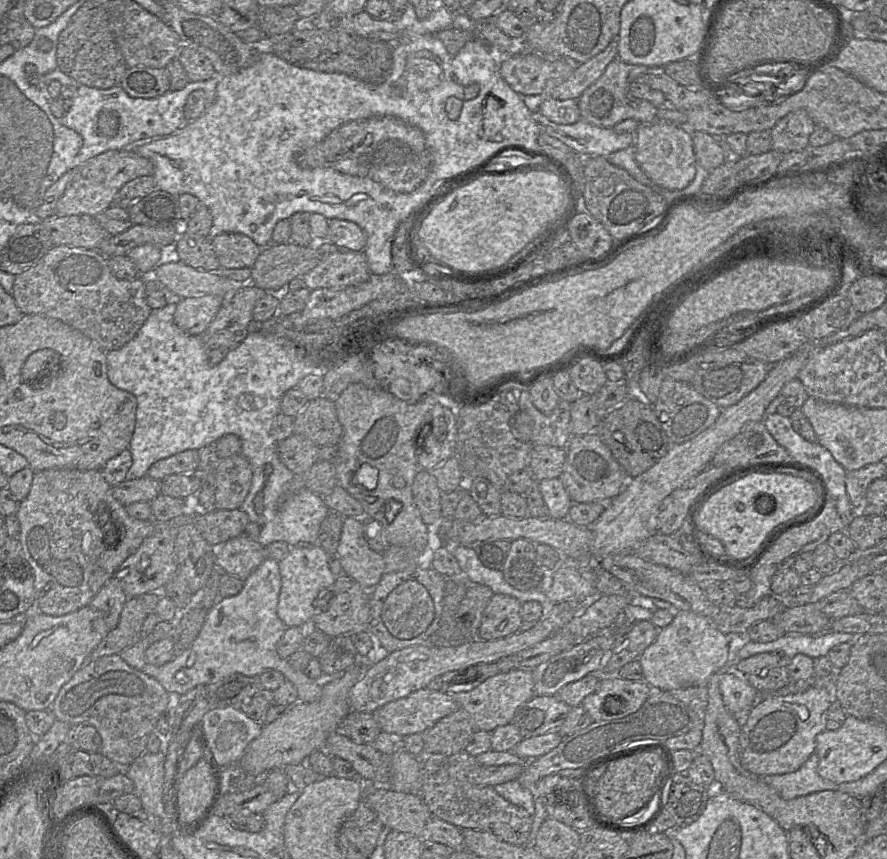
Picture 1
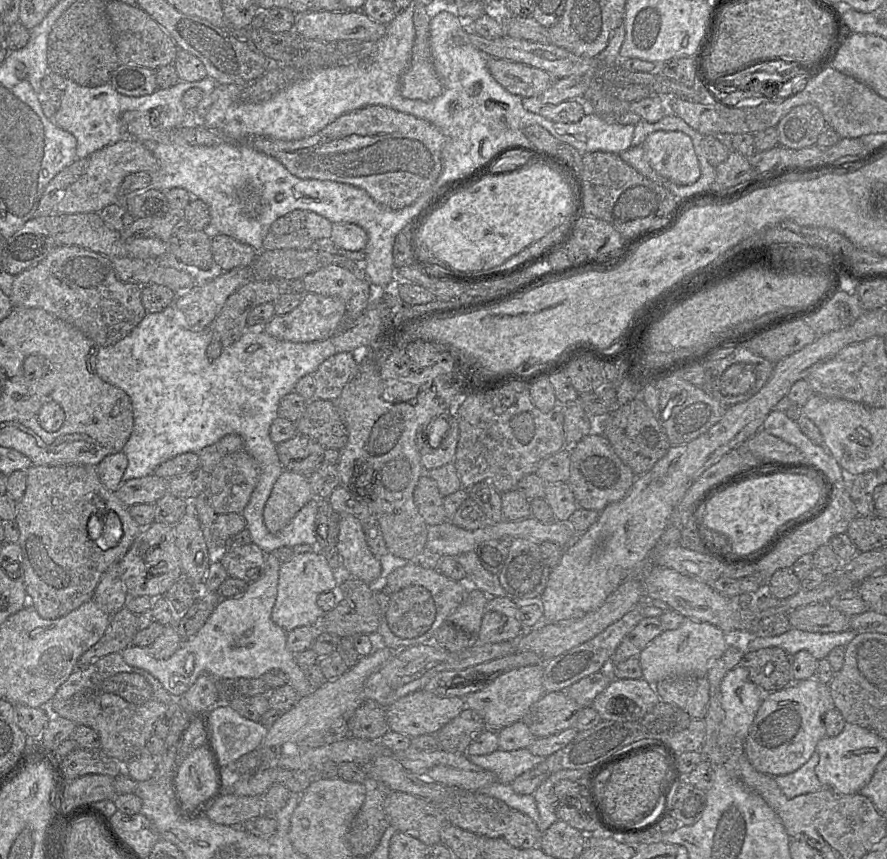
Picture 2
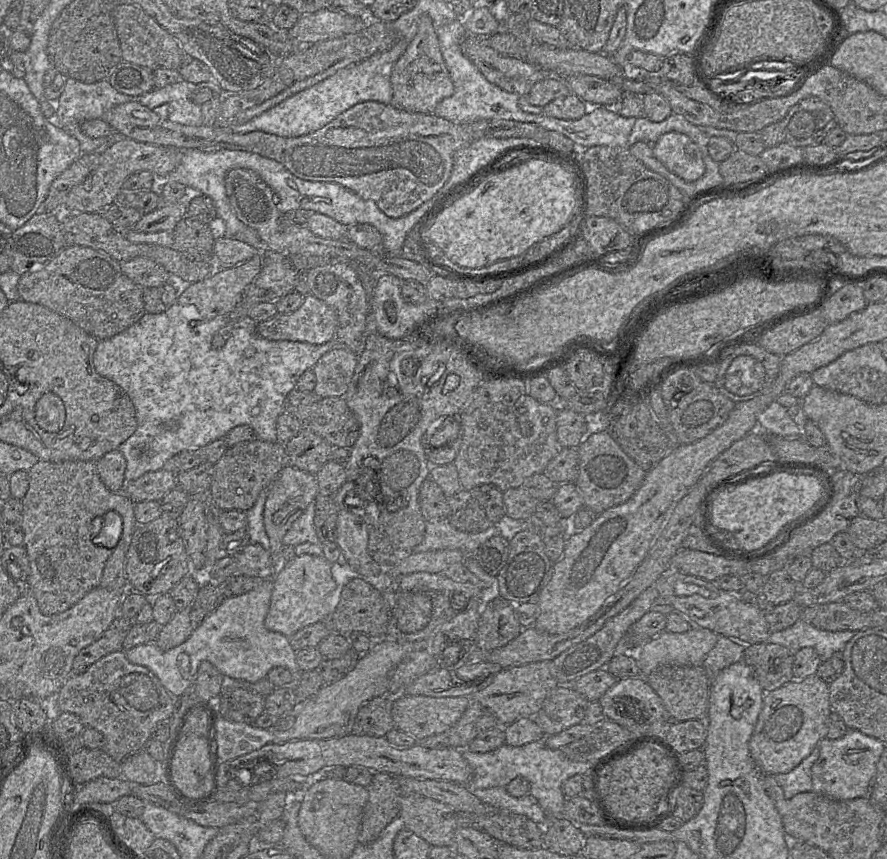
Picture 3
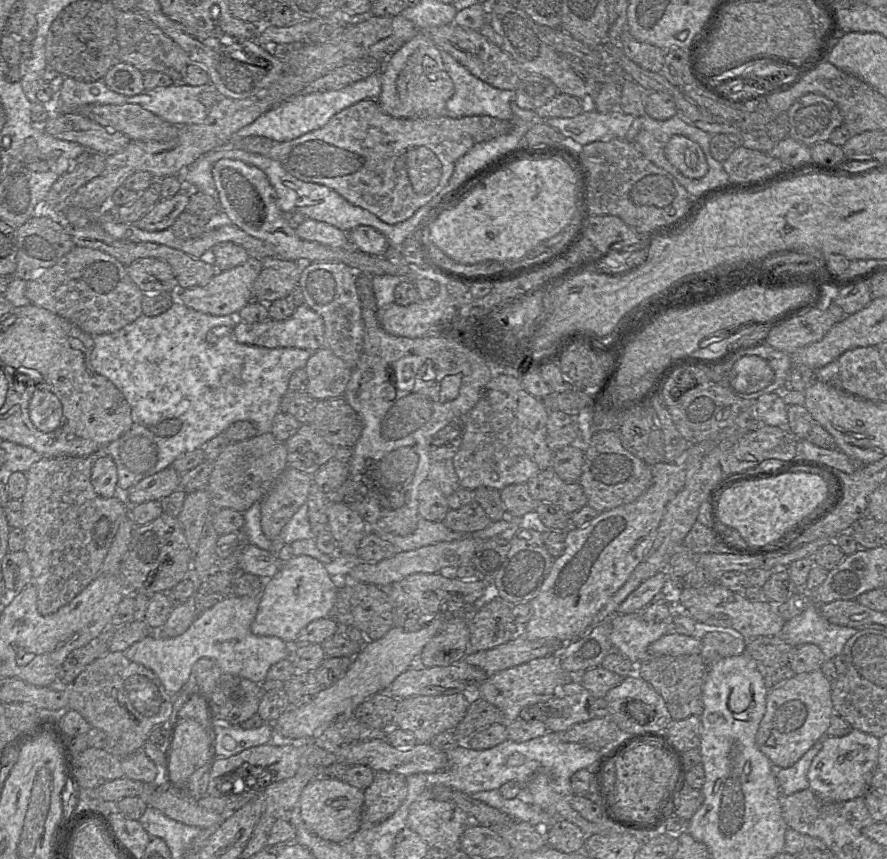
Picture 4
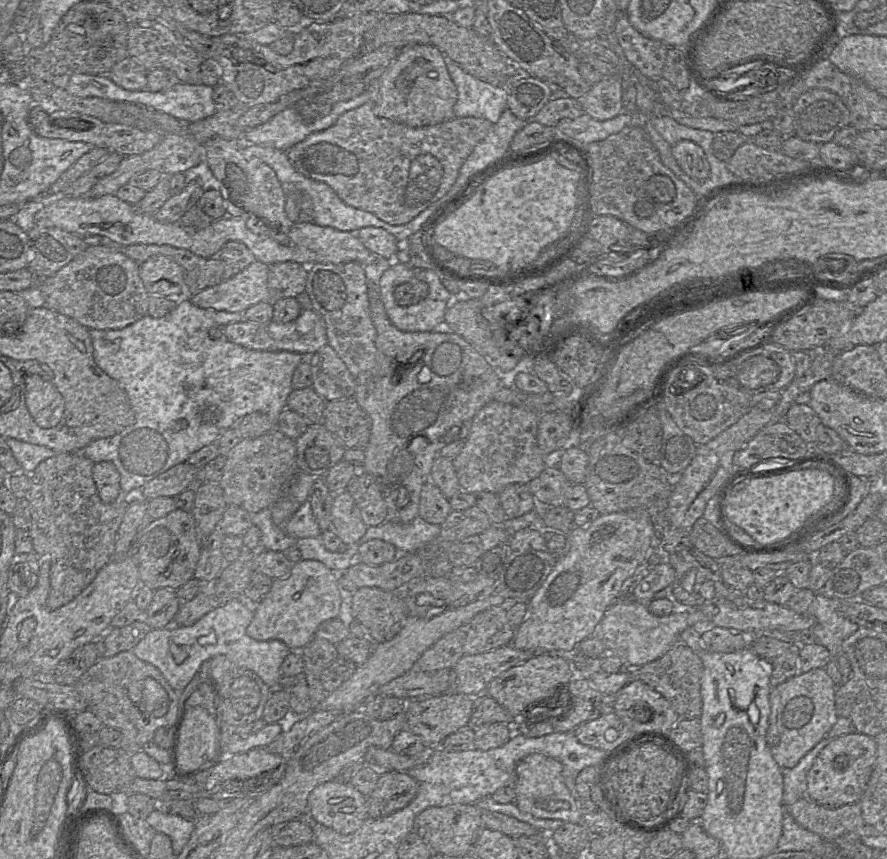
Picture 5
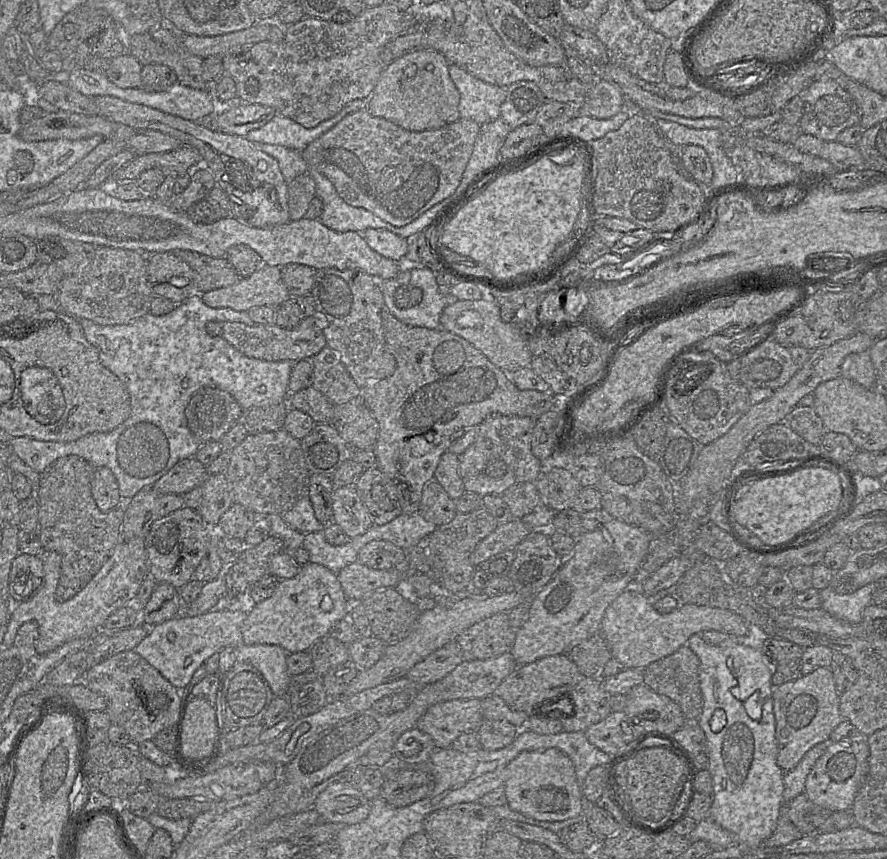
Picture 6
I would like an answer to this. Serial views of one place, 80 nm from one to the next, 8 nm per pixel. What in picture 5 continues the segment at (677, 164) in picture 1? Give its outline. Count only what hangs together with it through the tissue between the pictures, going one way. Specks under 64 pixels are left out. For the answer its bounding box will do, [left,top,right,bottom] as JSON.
[672,140,710,180]

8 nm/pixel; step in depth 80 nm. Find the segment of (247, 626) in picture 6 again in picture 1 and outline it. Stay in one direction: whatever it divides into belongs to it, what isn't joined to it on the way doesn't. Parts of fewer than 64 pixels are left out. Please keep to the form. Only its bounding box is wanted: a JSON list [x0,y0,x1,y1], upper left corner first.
[277,544,336,627]

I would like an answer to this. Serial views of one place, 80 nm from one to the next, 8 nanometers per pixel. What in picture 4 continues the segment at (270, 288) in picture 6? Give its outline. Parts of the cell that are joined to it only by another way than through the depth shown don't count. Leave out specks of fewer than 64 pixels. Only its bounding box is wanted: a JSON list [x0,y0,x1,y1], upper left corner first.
[176,257,261,315]

